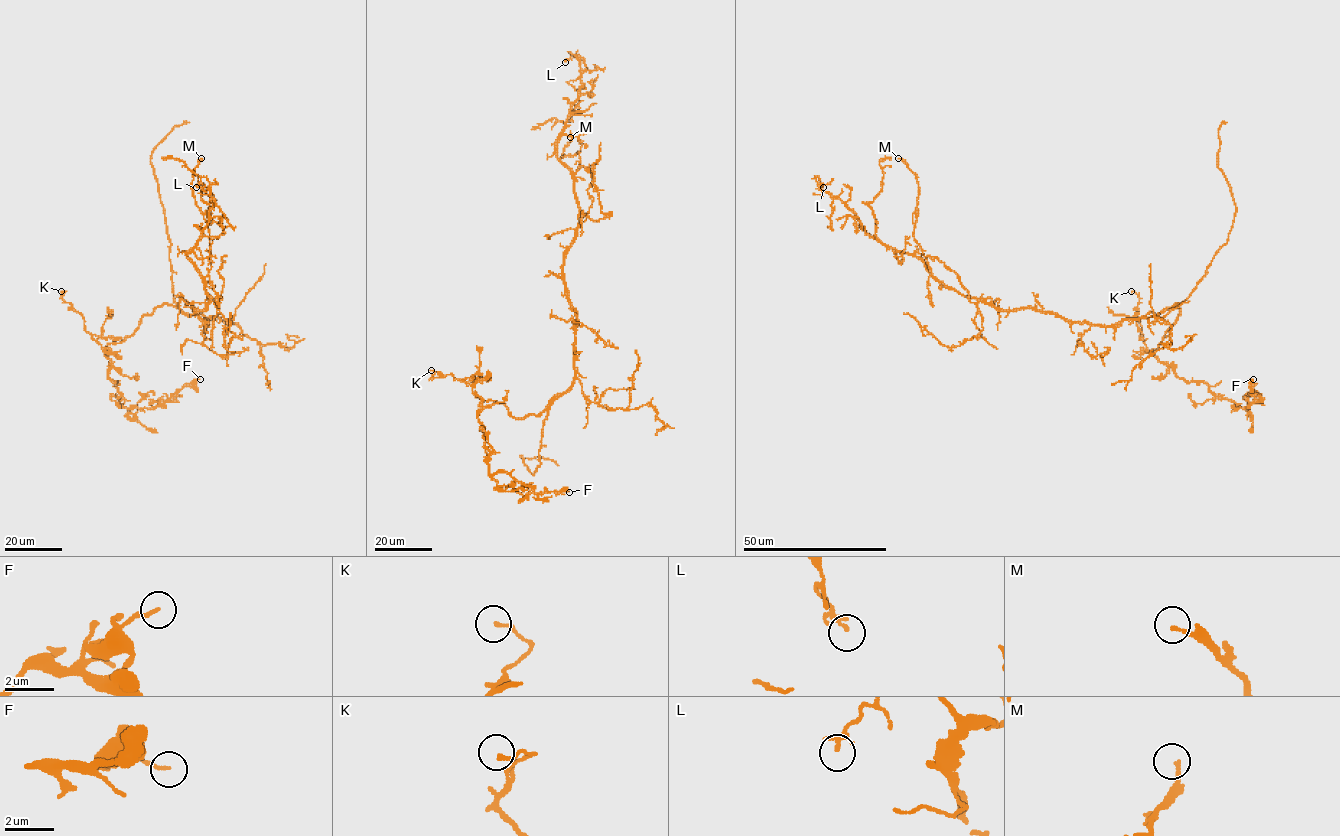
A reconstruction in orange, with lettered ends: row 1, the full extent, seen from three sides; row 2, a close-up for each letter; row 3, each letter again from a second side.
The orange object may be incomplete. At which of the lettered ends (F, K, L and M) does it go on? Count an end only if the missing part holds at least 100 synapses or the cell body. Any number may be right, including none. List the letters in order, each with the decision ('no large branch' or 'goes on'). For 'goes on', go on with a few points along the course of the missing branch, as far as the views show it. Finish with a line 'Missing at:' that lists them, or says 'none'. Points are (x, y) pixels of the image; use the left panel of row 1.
F: no large branch
K: no large branch
L: no large branch
M: no large branch
Missing at: none

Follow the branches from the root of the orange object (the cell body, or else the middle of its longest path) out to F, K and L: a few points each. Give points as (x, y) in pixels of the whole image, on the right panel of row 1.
F: (1105, 326), (1177, 304), (1154, 355), (1160, 361), (1234, 408), (1255, 400), (1253, 379)
K: (1105, 326), (1158, 315), (1177, 304), (1180, 315), (1158, 348), (1146, 348), (1136, 316), (1139, 298), (1131, 291)
L: (1105, 326), (1030, 307), (1001, 309), (946, 288), (918, 258), (872, 238), (816, 177), (823, 187)

